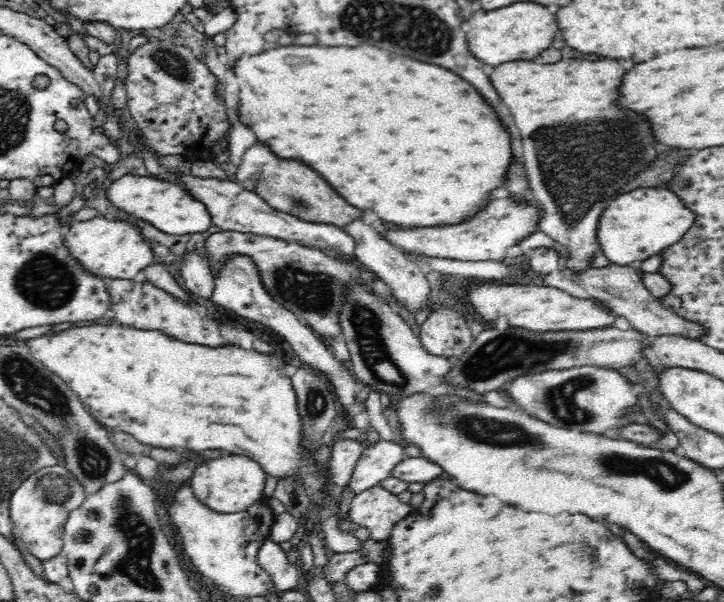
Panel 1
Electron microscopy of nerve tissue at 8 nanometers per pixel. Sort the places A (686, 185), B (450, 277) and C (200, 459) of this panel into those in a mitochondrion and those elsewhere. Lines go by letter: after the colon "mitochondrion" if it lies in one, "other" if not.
A: mitochondrion
B: other
C: other

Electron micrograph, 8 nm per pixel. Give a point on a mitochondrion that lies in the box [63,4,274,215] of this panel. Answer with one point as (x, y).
(174, 64)

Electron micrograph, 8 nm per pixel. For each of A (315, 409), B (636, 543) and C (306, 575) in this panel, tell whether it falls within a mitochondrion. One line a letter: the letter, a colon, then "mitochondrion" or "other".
A: mitochondrion
B: other
C: other

